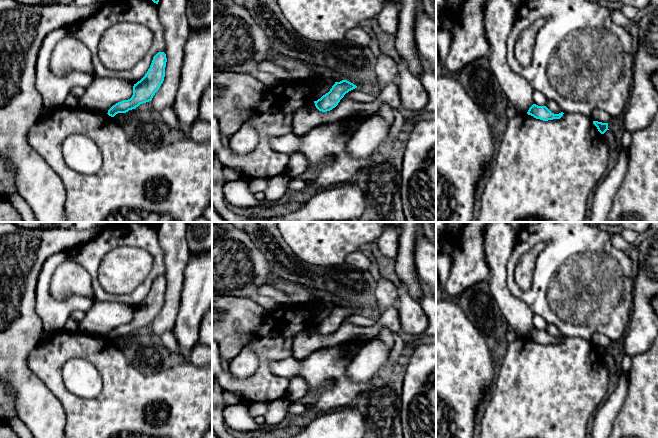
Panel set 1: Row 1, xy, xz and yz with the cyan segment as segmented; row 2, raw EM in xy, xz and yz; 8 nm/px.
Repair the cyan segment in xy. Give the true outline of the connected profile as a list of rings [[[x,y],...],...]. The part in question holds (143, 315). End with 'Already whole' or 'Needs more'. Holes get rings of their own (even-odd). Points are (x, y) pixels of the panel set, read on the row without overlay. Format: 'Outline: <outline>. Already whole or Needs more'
Outline: [[[158,276],[153,281],[150,292],[145,300],[134,308],[132,321],[113,329],[107,338],[114,341],[118,337],[126,337],[129,334],[135,333],[140,328],[151,325],[164,305],[166,286],[166,278]]]. Already whole

